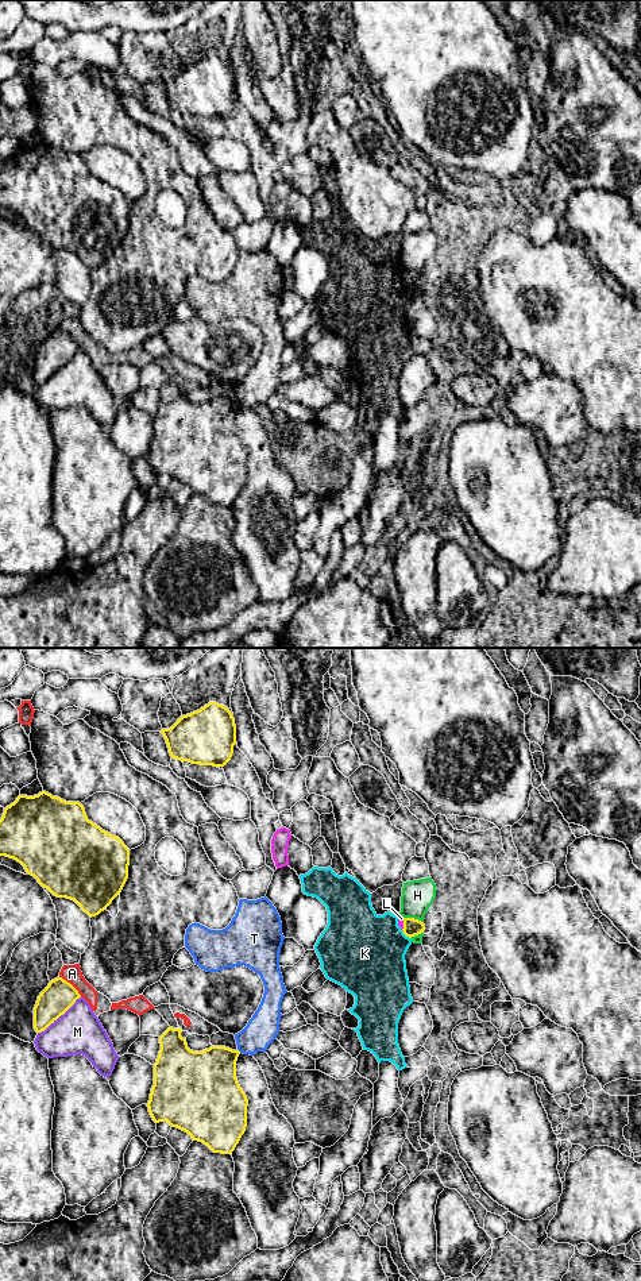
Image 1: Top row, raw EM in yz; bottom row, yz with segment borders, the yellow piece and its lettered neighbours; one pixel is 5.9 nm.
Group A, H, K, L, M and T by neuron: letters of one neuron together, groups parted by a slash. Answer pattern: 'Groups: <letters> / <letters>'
Groups: A / H / K / L / M / T

